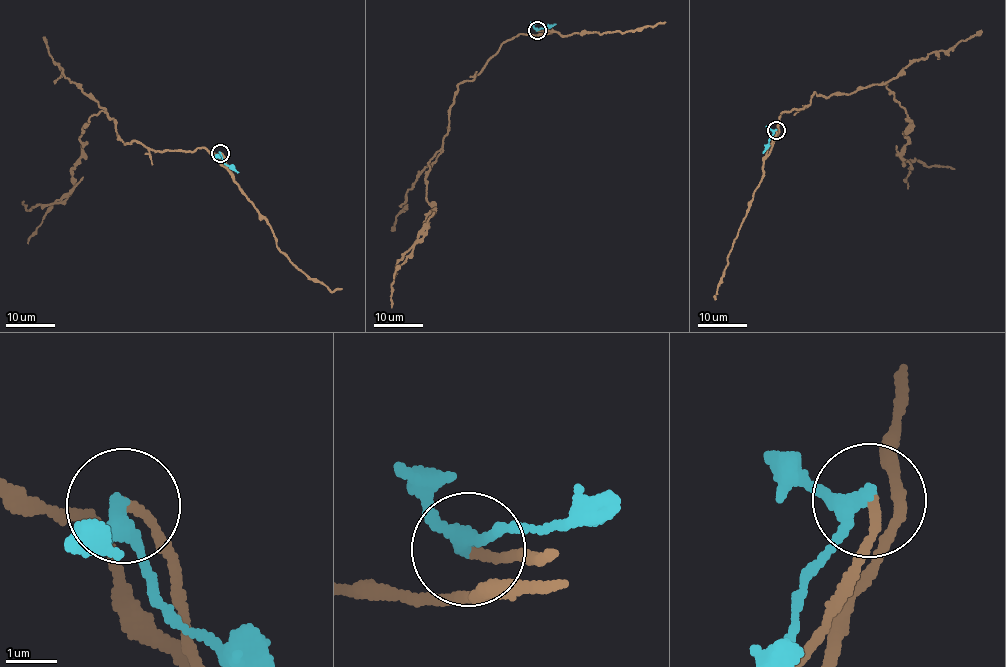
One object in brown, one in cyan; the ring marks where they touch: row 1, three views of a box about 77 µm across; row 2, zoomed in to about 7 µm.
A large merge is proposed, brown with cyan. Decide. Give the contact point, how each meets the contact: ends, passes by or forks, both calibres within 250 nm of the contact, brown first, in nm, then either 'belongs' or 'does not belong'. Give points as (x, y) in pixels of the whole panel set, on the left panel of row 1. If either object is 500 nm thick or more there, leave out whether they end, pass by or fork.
at (220, 153); brown ends there; cyan passes by; 180 nm thick on the brown side, 260 nm on the other; does not belong

